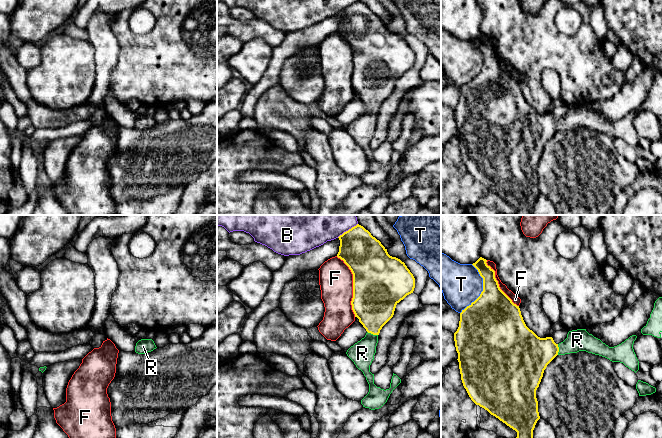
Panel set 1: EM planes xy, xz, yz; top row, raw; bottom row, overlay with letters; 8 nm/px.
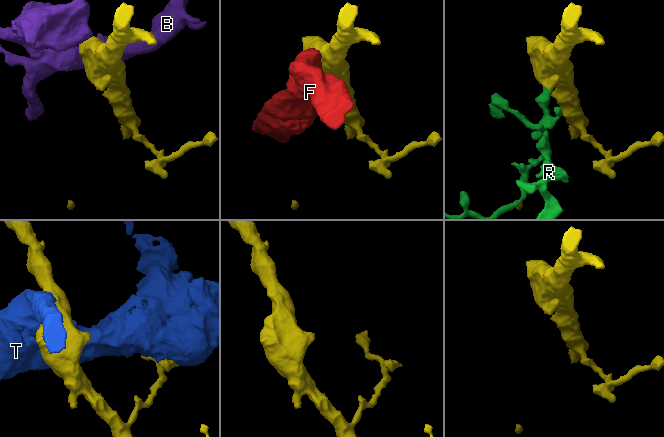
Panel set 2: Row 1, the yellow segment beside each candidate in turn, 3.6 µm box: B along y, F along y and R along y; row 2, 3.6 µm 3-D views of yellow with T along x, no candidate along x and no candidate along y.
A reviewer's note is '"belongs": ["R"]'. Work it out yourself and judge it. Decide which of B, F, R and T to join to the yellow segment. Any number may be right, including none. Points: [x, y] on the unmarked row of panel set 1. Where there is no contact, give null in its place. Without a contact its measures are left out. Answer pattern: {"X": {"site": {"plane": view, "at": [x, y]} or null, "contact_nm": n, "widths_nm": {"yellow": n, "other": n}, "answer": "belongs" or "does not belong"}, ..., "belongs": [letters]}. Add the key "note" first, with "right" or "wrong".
{"note": "right", "B": {"site": {"plane": "xz", "at": [348, 6]}, "contact_nm": 200, "widths_nm": {"yellow": 320, "other": 170}, "answer": "does not belong"}, "F": {"site": {"plane": "xz", "at": [353, 61]}, "contact_nm": 500, "widths_nm": {"yellow": 440, "other": 280}, "answer": "does not belong"}, "R": {"site": {"plane": "xz", "at": [372, 109]}, "contact_nm": 90, "widths_nm": {"yellow": 340, "other": 190}, "answer": "belongs"}, "T": {"site": {"plane": "yz", "at": [483, 65]}, "contact_nm": 420, "widths_nm": {"yellow": 400, "other": 340}, "answer": "does not belong"}, "belongs": ["R"]}

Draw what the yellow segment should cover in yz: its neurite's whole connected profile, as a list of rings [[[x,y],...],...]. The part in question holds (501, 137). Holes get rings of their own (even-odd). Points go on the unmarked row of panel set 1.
[[[480,33],[472,41],[483,54],[483,67],[480,72],[460,89],[459,103],[454,109],[456,127],[458,129],[461,156],[471,176],[487,186],[507,202],[517,208],[516,215],[534,215],[533,206],[540,195],[536,166],[539,163],[547,141],[557,132],[579,127],[586,127],[609,135],[612,138],[623,139],[634,147],[639,146],[639,137],[633,125],[637,112],[632,111],[621,120],[609,123],[600,115],[589,110],[586,105],[569,107],[567,114],[556,120],[552,113],[540,114],[530,106],[521,91],[519,82],[500,65],[495,54],[495,47],[487,41],[487,36]]]

